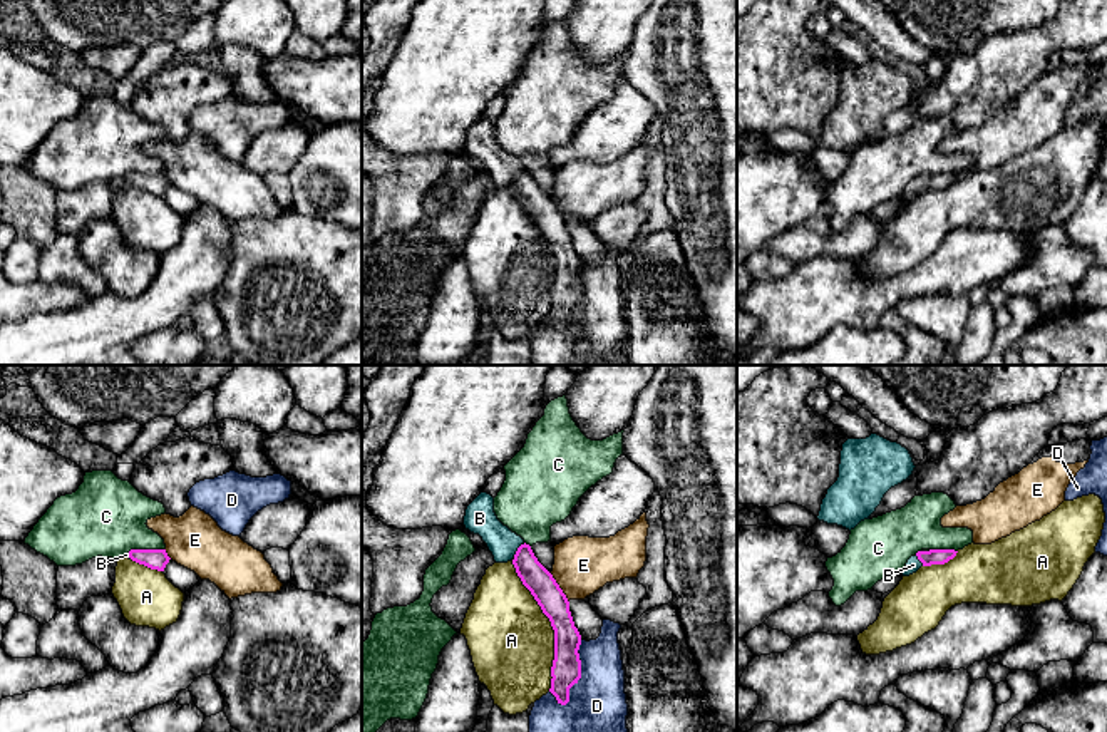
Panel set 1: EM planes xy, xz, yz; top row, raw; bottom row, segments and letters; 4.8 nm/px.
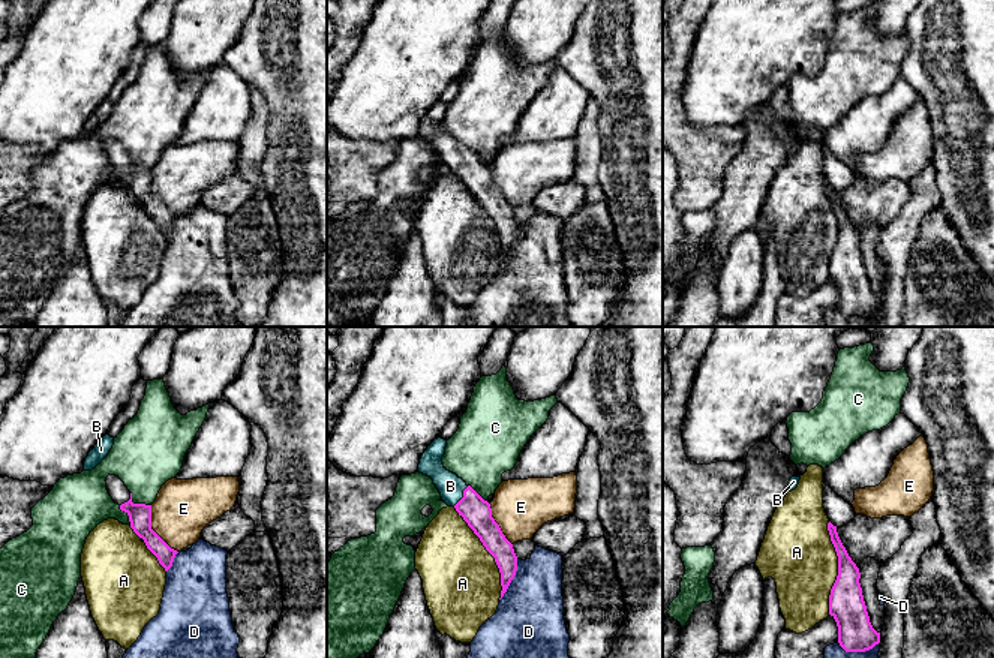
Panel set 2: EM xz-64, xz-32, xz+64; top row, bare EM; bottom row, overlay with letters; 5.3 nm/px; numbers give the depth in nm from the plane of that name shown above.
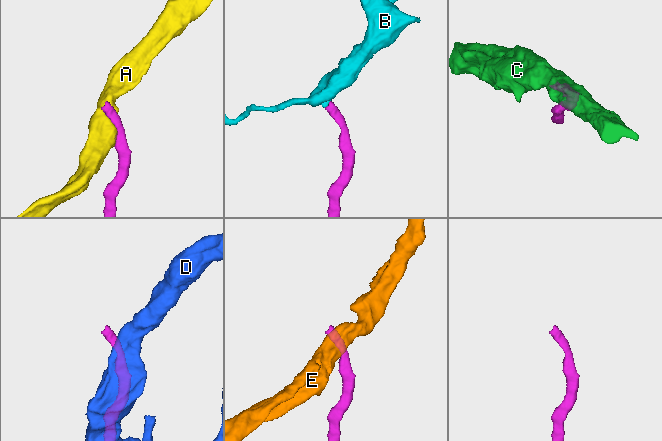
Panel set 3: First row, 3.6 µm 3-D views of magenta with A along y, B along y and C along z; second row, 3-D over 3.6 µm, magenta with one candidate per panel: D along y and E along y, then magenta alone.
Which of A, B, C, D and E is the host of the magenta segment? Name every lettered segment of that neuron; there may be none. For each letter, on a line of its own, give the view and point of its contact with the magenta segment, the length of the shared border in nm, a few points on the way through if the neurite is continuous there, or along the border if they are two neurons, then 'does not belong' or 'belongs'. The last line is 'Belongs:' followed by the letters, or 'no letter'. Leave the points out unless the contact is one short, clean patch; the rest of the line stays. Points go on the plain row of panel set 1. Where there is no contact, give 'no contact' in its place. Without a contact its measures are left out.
A: meets magenta in xz at (551, 250); contact 650 nm long; does not belong
B: meets magenta in xz at (518, 175); contact 90 nm long; runs through xz (535, 201), (518, 175), (506, 170), (479, 143); belongs
C: meets magenta in xy at (144, 175); contact 190 nm long; border along xy (163, 173), (131, 173), (126, 178); does not belong
D: meets magenta in xz at (580, 298); contact 340 nm long; does not belong
E: meets magenta in xz at (560, 213); contact 170 nm long; border along xz (550, 198), (568, 226); does not belong
Belongs: B

